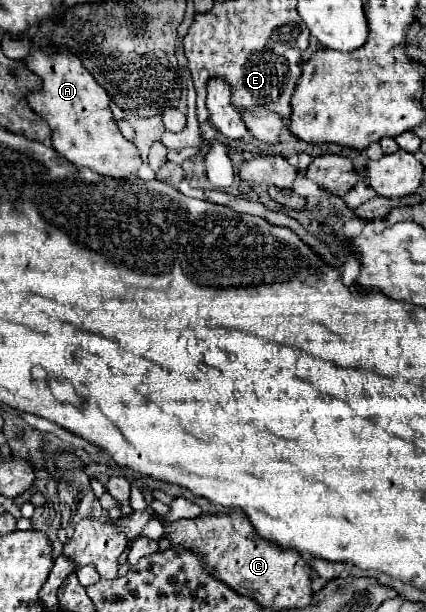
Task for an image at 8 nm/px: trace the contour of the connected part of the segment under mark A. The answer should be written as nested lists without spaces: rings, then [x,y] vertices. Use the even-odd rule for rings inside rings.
[[[33,48],[27,68],[43,80],[41,90],[27,94],[29,106],[51,126],[53,148],[63,158],[77,168],[91,168],[93,172],[109,178],[127,178],[137,174],[143,164],[139,150],[117,130],[115,118],[109,110],[109,94],[97,86],[95,78],[81,66],[79,58],[67,50],[61,50],[61,54],[47,54],[41,48]]]

